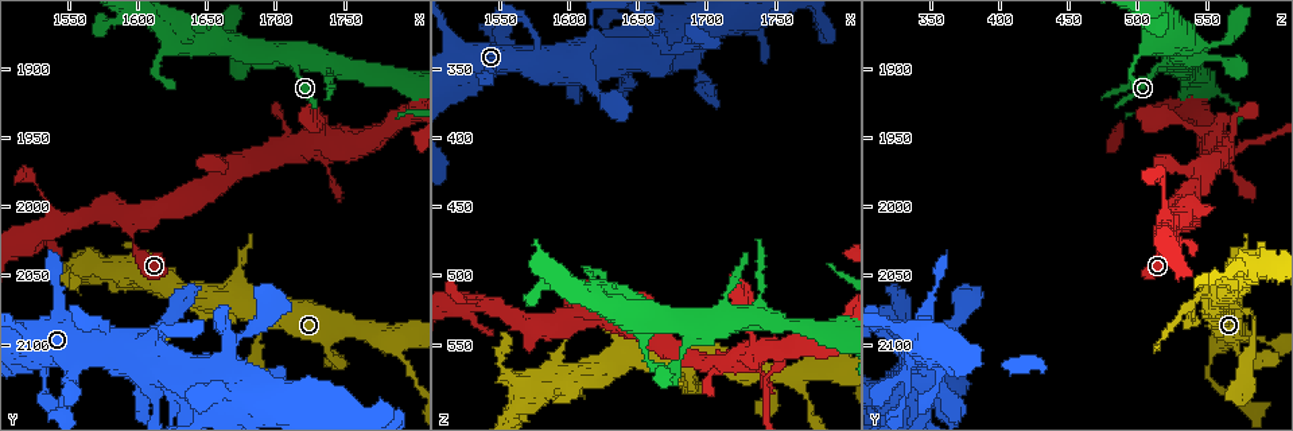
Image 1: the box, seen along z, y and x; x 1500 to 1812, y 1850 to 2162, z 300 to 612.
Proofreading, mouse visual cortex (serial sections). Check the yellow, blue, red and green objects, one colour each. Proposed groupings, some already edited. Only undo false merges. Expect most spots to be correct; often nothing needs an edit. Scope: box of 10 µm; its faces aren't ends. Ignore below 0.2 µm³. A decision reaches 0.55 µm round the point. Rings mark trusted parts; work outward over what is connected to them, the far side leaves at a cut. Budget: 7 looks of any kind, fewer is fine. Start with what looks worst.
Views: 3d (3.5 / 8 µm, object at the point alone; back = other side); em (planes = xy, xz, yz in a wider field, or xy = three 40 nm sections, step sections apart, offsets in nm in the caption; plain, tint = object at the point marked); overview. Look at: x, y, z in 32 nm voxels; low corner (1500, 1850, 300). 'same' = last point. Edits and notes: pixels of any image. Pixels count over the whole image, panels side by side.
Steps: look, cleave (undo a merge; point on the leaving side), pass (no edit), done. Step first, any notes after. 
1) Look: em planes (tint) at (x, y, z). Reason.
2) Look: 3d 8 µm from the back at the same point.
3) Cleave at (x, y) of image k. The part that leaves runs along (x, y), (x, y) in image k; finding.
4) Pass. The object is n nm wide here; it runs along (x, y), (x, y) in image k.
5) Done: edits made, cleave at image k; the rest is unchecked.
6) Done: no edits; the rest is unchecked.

Look: em xy step 2 (tint) at (1752, 1952, 552). Abrupt turn.

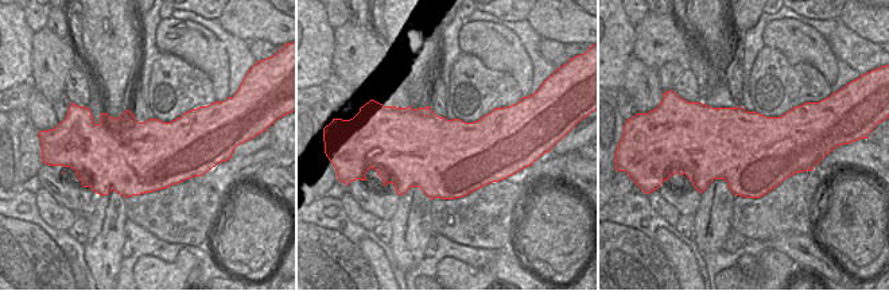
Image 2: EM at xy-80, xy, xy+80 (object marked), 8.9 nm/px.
Look: 3d 3.5 µm at the same point.

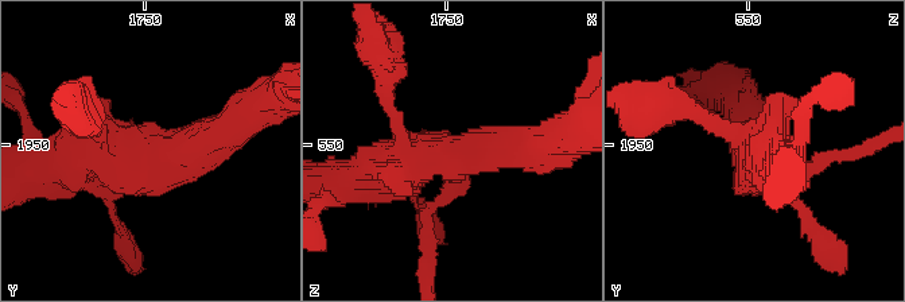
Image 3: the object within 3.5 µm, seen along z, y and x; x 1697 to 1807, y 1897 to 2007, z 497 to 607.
Pass. The object is 700 nm wide here; it runs along (66, 165), (235, 124) in image 3; all the same cell.

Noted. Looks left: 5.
Look: 3d 3.5 µm at (1788, 2104, 556). Small branch off a trunk.

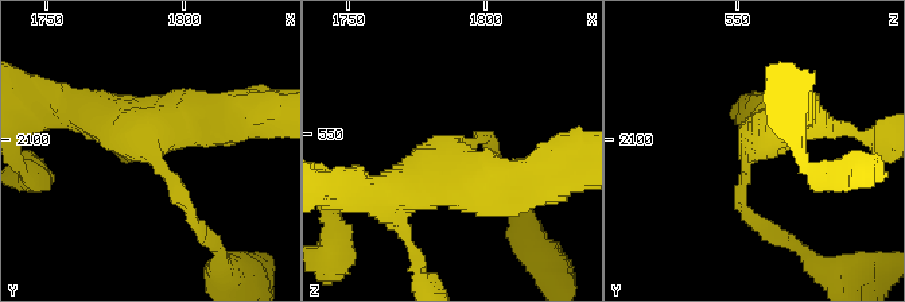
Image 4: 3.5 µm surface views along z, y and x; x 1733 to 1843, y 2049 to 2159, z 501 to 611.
Look: em planes (tint) at (1788, 2103, 555). 3 arms meet here; the arms are 150, 450, 500 nm wide; need the tissue.

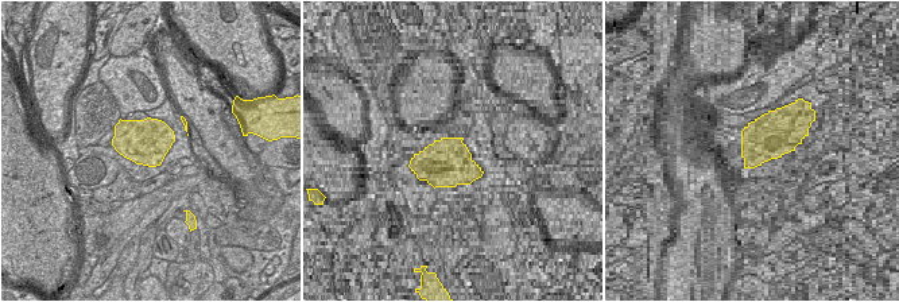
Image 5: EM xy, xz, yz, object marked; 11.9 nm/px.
Pass. The object is 550 nm wide here; it runs along (368, 194), (442, 167), (516, 205) in image 4; continuous, no second cell.

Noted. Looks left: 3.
Look: 3d 3.5 µm at (1612, 2106, 336). Thin neck.

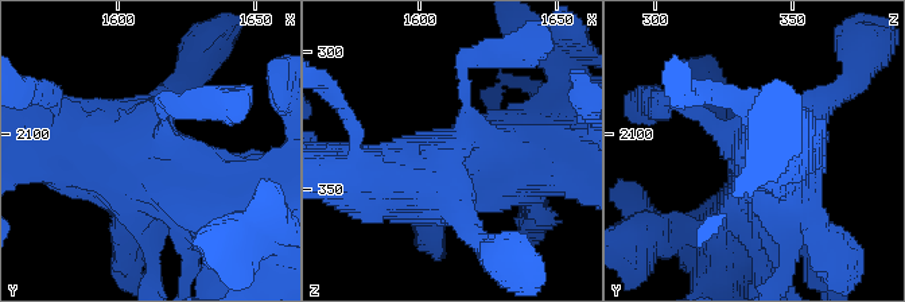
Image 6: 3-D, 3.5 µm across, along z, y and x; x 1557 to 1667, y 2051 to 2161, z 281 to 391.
Look: em xy step 2 (tint) at (1613, 2105, 336).

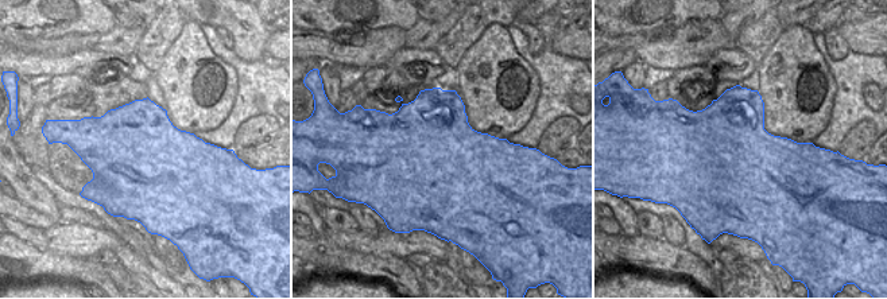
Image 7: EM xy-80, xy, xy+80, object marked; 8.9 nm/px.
Pass. It runs along (50, 138), (216, 192) in image 6; all the same cell.

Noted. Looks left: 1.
Done: no edits; the rest is unchecked.

